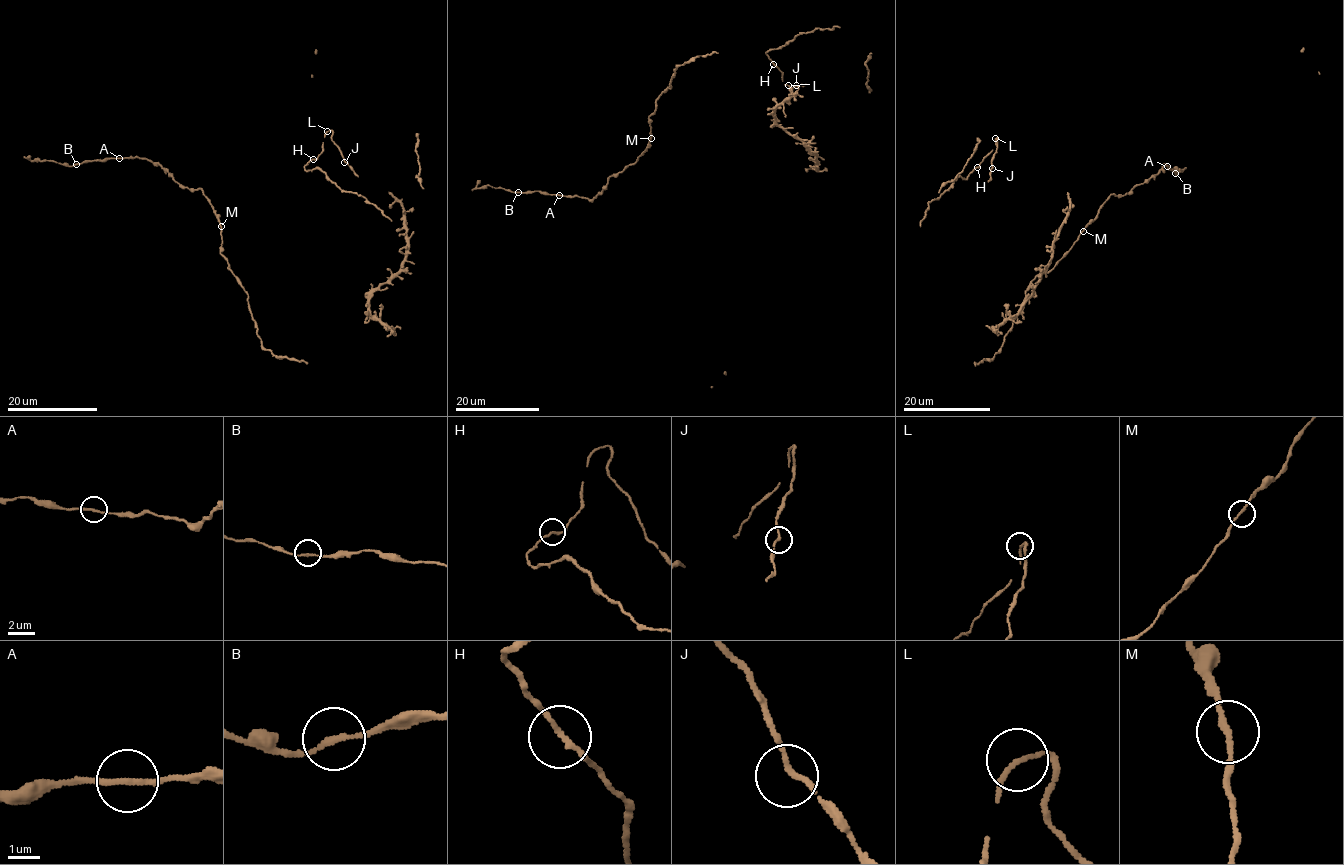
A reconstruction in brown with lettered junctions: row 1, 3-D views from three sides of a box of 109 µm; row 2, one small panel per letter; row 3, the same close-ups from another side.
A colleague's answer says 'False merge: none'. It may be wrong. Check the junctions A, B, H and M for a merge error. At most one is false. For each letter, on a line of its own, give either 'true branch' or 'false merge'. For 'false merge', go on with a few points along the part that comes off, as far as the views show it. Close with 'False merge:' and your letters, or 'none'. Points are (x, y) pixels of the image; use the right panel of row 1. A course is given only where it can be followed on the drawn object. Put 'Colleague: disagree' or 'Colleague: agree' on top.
Colleague: agree
A: true branch
B: true branch
H: true branch
M: true branch
False merge: none

